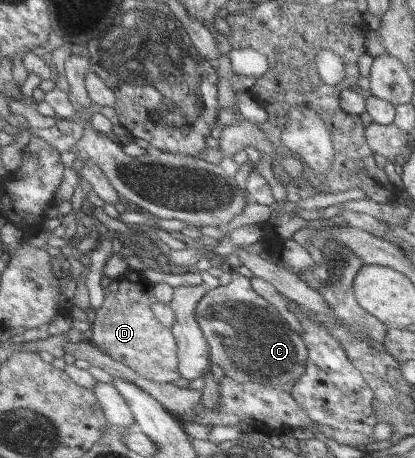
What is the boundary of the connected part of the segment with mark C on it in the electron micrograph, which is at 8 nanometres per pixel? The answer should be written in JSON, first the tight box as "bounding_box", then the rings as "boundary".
{"bounding_box":[193,271,307,385],"boundary":[[[232,271],[231,280],[225,284],[225,286],[218,286],[213,288],[213,290],[206,290],[205,294],[197,301],[197,306],[194,308],[193,316],[199,329],[201,330],[203,339],[205,340],[206,346],[208,347],[208,360],[217,364],[219,368],[223,371],[223,374],[227,378],[235,379],[235,382],[243,382],[249,380],[255,380],[261,383],[271,383],[271,385],[279,385],[286,383],[287,381],[294,383],[299,376],[303,374],[305,361],[307,361],[306,349],[301,341],[300,336],[292,332],[285,320],[279,316],[277,310],[273,308],[271,304],[265,301],[261,296],[259,296],[255,291],[250,288],[249,279],[240,276],[239,274]]]}

